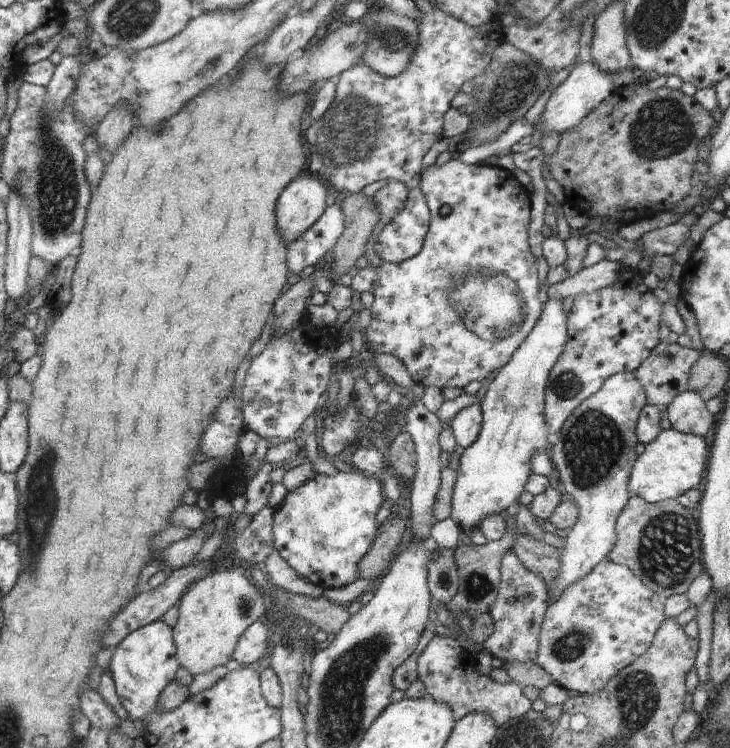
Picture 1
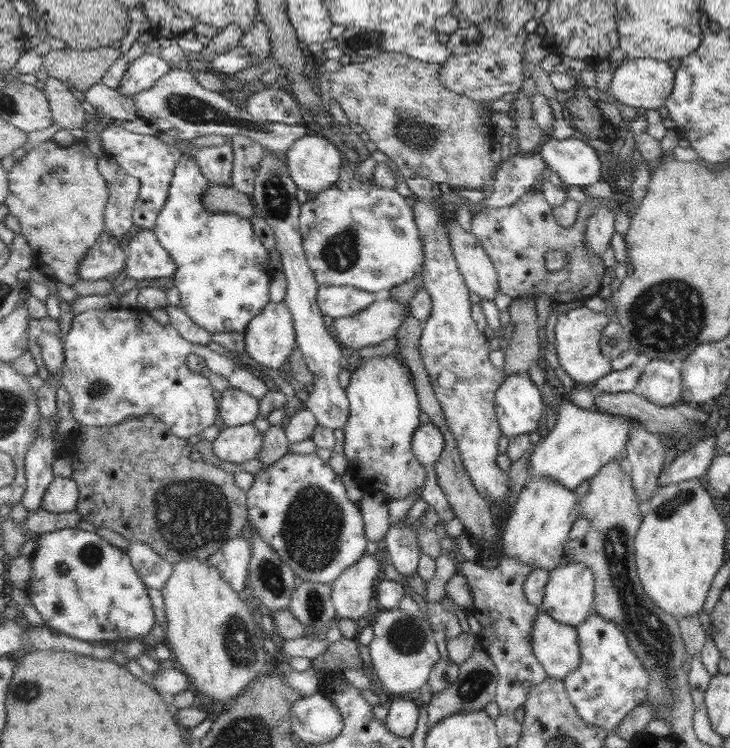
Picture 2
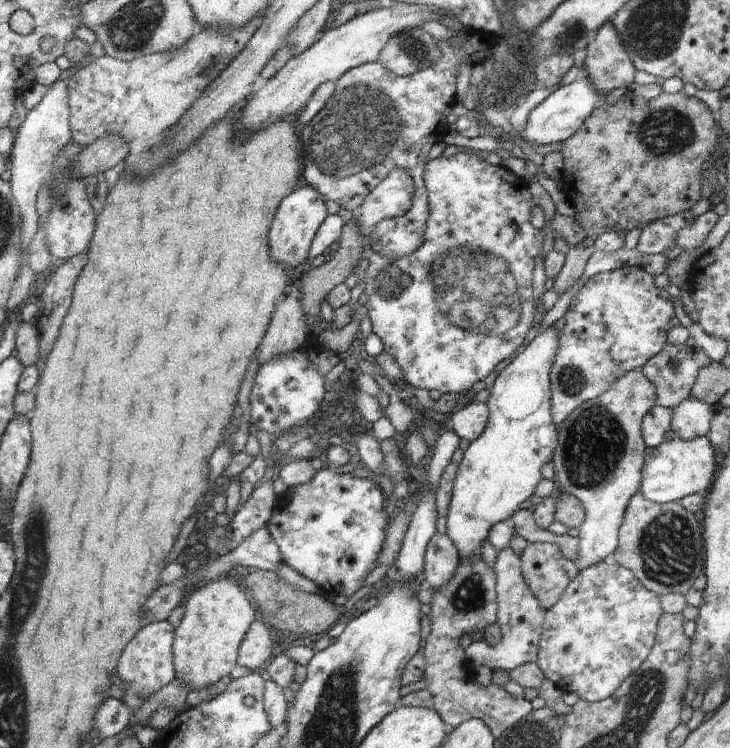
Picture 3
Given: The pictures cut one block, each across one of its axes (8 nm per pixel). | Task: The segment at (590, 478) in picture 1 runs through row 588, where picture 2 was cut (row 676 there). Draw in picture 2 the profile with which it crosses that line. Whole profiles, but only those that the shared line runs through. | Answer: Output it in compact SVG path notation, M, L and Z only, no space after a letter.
M539 610L531 625L531 651L543 670L555 679L562 679L579 664L574 627L555 622Z

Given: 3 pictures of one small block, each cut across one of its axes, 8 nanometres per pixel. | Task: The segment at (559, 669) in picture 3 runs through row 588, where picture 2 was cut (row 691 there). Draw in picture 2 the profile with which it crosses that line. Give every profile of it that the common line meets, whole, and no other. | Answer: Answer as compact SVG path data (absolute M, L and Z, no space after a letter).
M591 612L574 629L579 664L562 678L565 694L581 720L607 732L615 732L616 726L630 710L646 702L646 686L650 682L648 674L627 648L626 636L621 634L614 622Z

